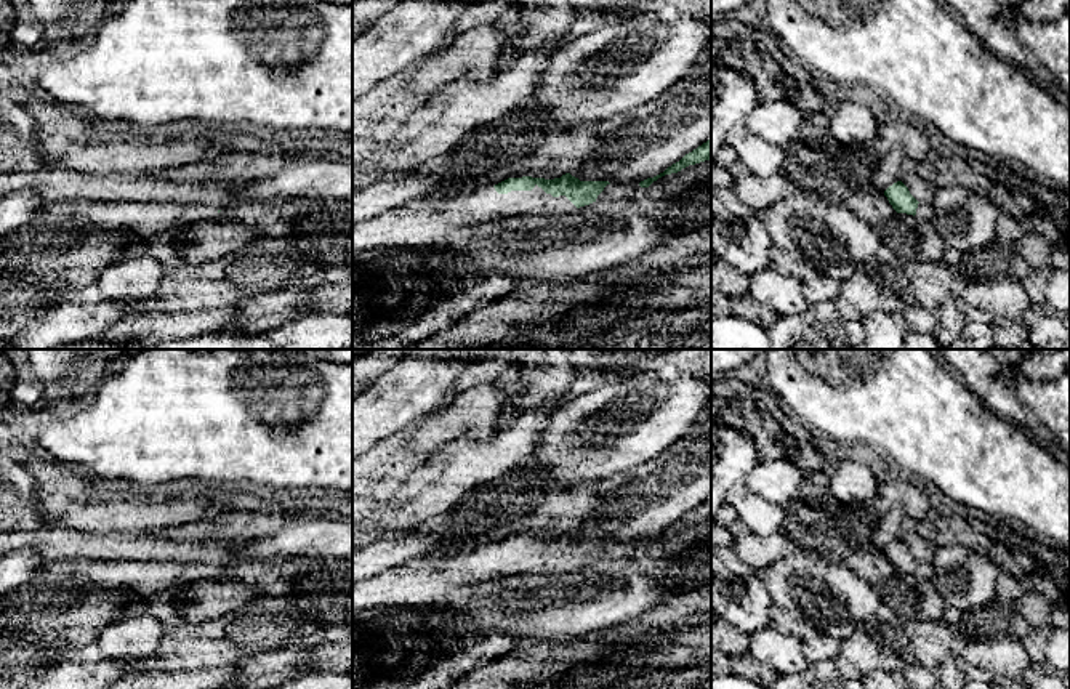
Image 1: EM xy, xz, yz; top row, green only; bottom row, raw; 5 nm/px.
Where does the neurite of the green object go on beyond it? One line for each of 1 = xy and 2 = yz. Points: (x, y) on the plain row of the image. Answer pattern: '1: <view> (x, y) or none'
1: none
2: yz (925, 569)

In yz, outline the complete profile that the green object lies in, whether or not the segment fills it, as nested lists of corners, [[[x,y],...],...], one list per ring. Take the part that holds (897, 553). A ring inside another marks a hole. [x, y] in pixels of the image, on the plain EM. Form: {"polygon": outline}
{"polygon": [[[902,540],[889,545],[884,554],[897,572],[913,574],[927,580],[932,580],[935,575],[932,564],[919,562]]]}

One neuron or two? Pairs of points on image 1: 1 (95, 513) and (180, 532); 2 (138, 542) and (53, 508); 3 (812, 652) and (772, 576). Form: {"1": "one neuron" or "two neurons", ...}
{"1": "two neurons", "2": "two neurons", "3": "two neurons"}

